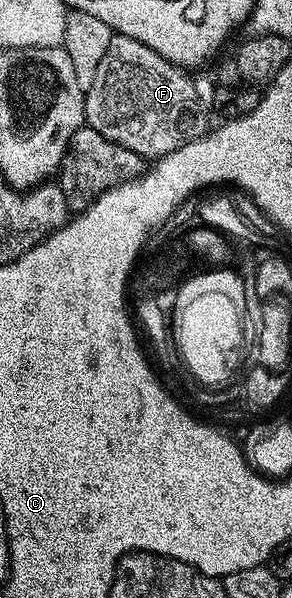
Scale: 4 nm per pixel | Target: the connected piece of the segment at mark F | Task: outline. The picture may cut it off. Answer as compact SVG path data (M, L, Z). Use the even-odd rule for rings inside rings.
M113 35L110 46L106 49L106 54L102 57L102 62L98 66L98 74L94 74L94 86L90 86L90 90L84 94L84 119L86 124L94 130L98 130L100 134L104 134L106 138L120 143L124 147L128 147L143 158L159 158L170 154L174 150L178 150L182 146L186 146L192 140L198 140L201 136L209 131L208 116L204 113L204 108L200 105L200 92L196 89L196 84L191 80L189 73L181 68L179 64L171 64L166 58L162 58L162 54L158 54L154 50L150 50L150 46L146 46L142 42L138 42L129 36Z

